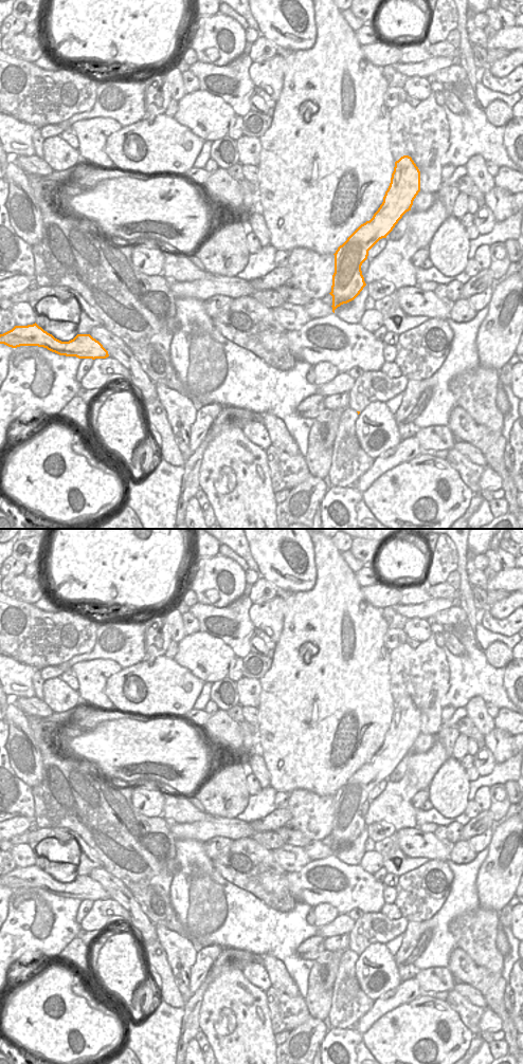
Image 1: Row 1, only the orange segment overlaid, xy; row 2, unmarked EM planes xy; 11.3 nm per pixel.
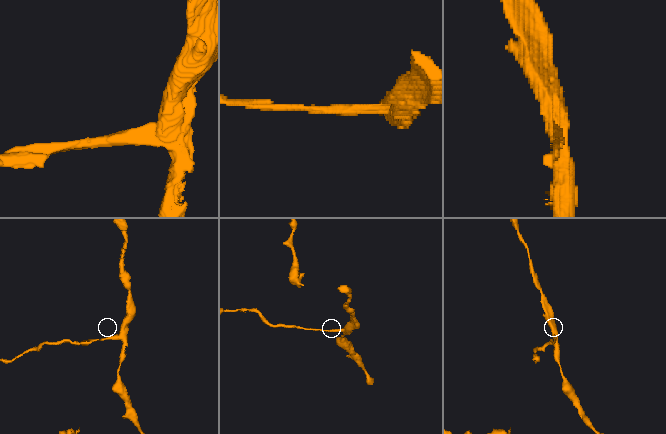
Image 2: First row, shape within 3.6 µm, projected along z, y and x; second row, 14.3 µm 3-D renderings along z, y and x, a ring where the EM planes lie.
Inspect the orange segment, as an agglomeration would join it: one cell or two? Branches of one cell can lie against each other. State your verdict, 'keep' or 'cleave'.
cleave

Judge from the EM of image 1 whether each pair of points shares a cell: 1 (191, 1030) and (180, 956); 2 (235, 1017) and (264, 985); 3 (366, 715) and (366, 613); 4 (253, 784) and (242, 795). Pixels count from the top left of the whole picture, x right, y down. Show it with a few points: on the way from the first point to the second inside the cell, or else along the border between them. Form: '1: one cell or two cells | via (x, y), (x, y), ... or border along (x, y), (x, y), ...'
1: two cells | border along (194, 993), (185, 1004)
2: two cells | border along (242, 972), (248, 980), (265, 992)
3: one cell | via (366, 690), (366, 639)
4: two cells | border along (247, 774), (247, 789), (250, 794)

